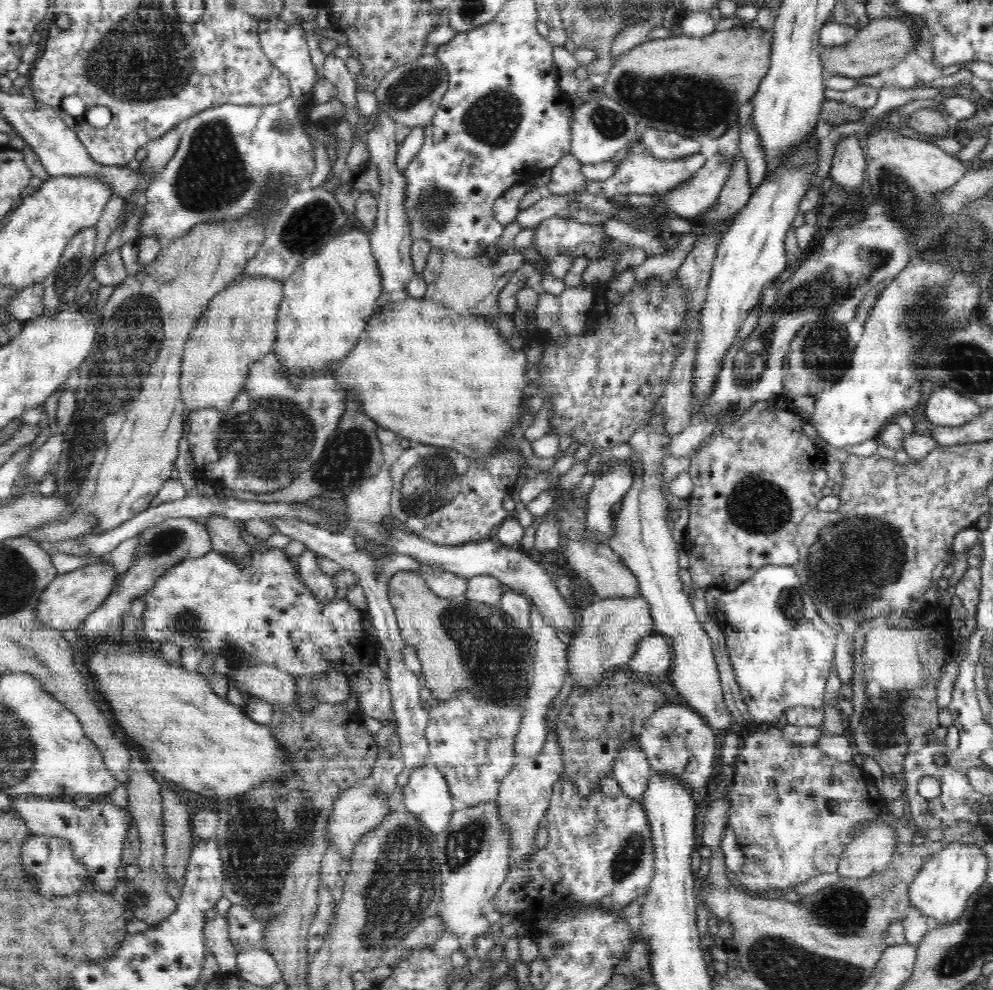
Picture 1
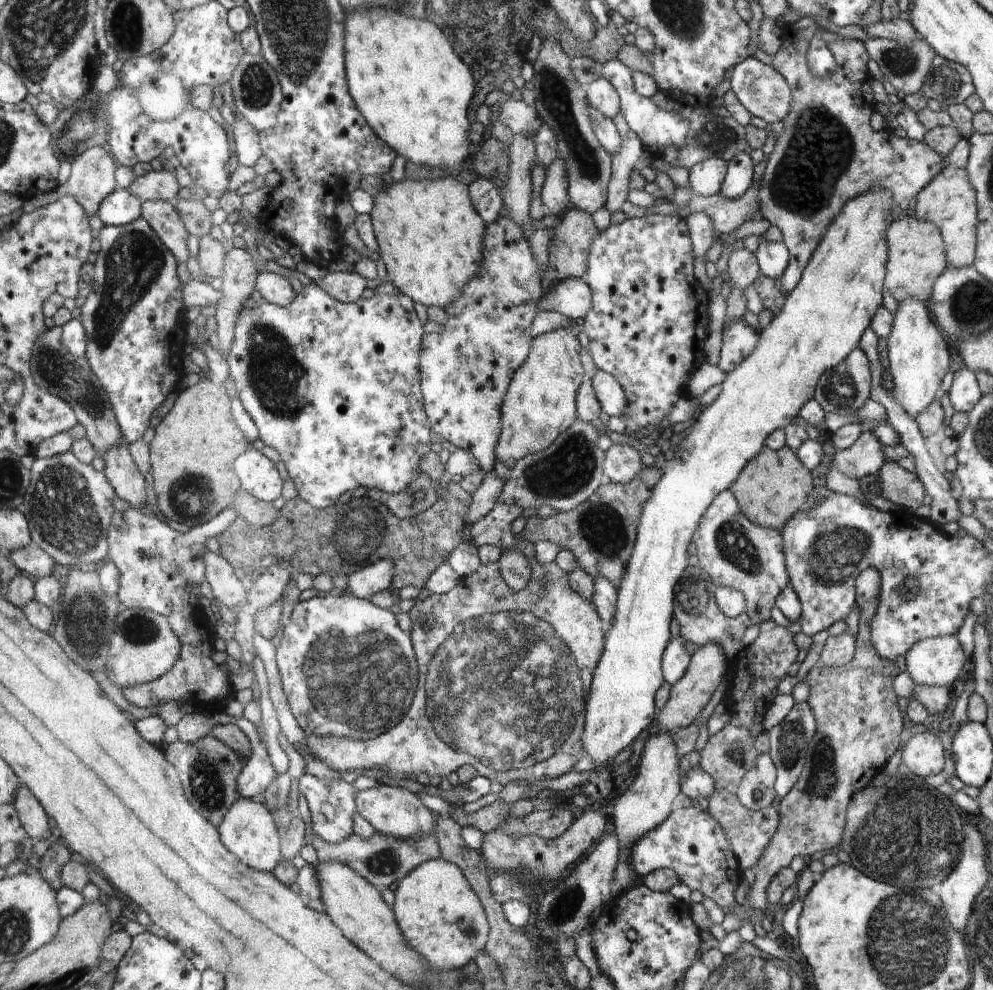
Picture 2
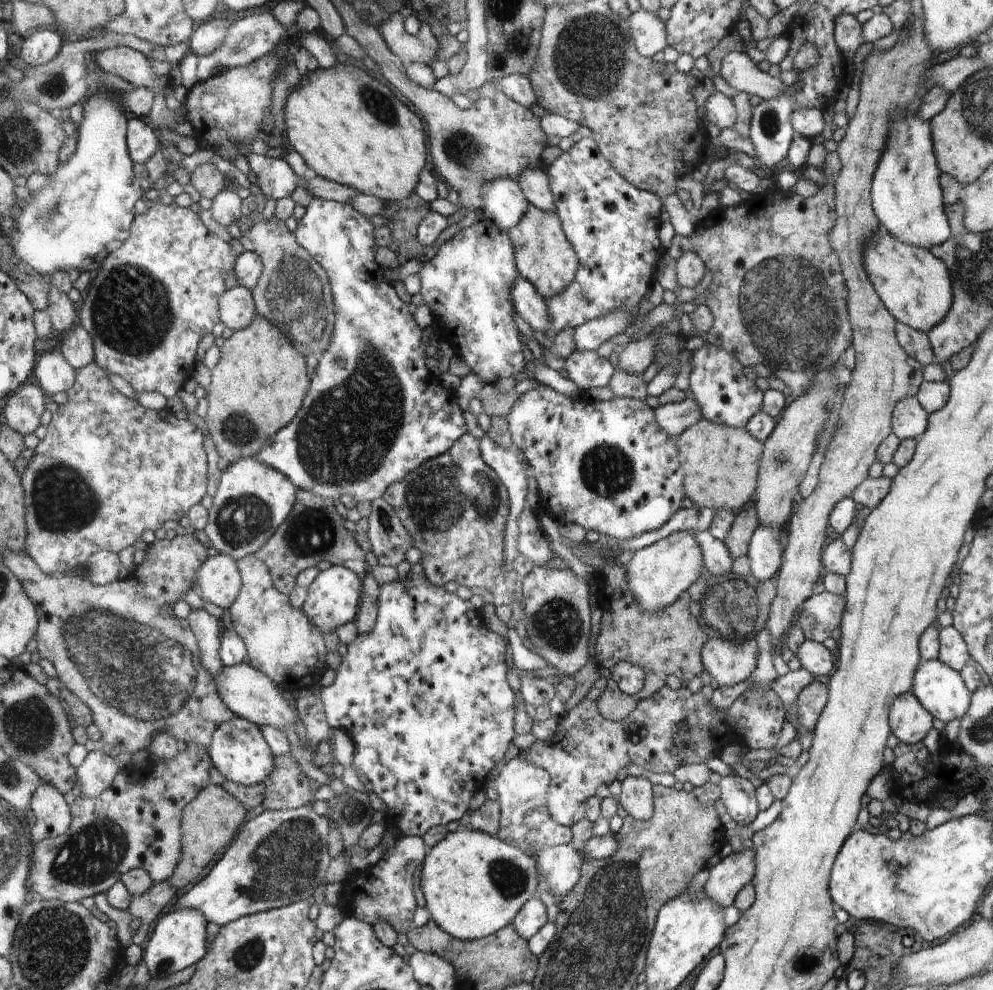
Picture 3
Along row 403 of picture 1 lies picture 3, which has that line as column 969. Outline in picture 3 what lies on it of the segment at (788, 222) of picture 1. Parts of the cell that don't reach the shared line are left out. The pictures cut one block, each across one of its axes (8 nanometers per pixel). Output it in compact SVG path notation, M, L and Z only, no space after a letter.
M939 658L926 660L917 668L913 693L934 718L950 722L966 714L972 692L958 671Z

